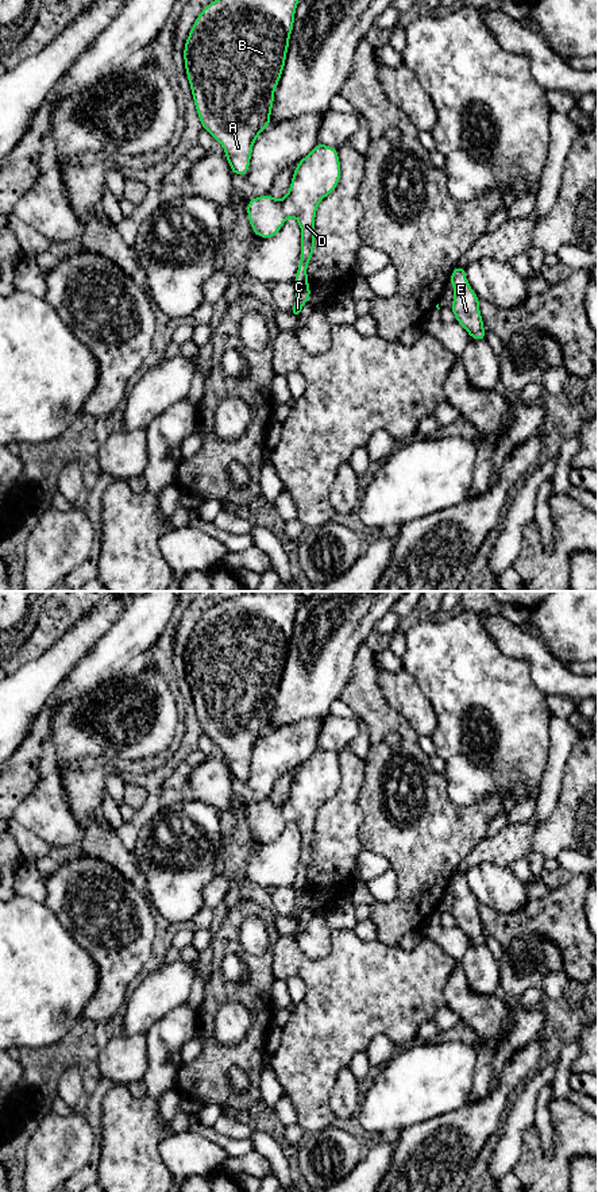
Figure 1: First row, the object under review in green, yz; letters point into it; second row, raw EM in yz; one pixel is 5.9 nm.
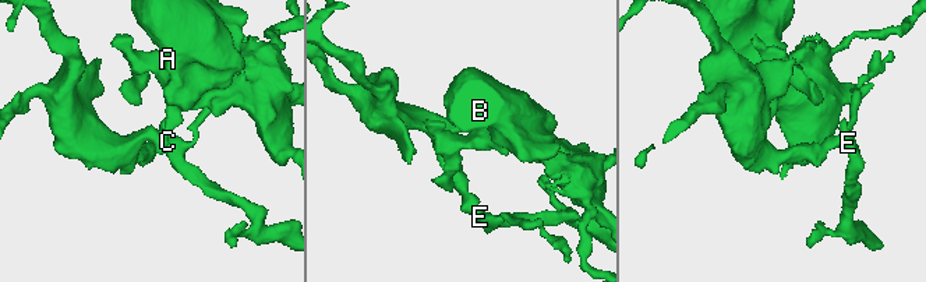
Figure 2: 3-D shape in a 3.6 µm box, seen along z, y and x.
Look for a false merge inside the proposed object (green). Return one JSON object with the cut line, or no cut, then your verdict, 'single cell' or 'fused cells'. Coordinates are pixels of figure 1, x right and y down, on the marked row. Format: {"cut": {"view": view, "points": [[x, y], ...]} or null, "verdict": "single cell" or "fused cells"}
{"cut": {"view": "yz", "points": [[307, 282], [297, 286]]}, "verdict": "fused cells"}

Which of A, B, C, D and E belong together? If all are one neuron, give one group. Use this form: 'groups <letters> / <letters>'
groups A B D / C E

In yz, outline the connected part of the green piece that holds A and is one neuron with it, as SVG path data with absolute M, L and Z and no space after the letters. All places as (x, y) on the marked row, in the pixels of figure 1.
M215 0L197 16L184 47L185 70L201 127L217 140L235 175L246 175L252 144L271 123L274 90L283 72L298 0Z

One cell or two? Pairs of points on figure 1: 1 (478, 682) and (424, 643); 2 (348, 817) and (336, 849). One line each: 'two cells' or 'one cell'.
1: one cell
2: one cell

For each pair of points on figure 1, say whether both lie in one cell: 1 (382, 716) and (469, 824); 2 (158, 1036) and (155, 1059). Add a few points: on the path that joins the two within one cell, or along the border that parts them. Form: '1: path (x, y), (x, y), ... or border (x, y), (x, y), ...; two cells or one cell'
1: path (378, 763), (384, 820), (400, 833), (421, 832); one cell
2: path (158, 1041), (158, 1053); one cell

